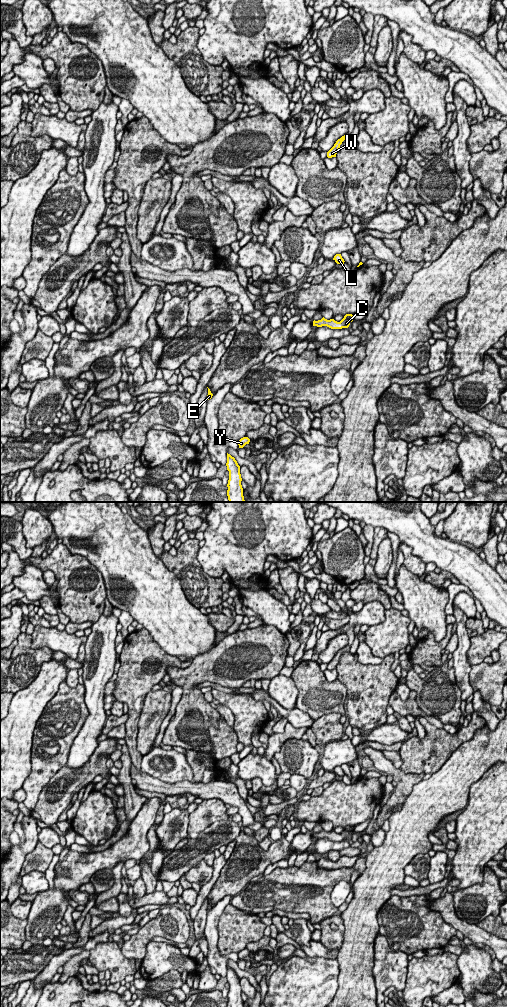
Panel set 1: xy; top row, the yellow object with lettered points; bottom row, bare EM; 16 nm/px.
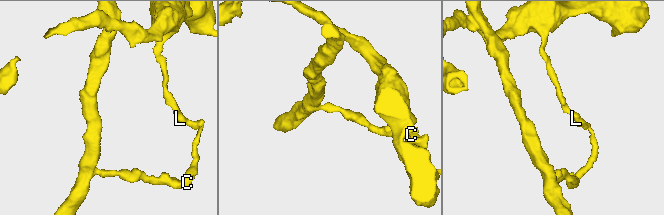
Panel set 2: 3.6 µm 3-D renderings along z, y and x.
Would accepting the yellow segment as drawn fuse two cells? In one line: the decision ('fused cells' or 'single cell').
fused cells

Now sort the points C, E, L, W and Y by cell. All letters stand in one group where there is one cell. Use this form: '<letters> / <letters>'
C E Y / L W

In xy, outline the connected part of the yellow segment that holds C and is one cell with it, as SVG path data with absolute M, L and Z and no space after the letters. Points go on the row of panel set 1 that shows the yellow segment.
M324 317L321 320L313 321L313 326L322 327L327 326L331 329L342 329L348 328L353 319L343 318L340 322L335 321L334 319L327 320Z

